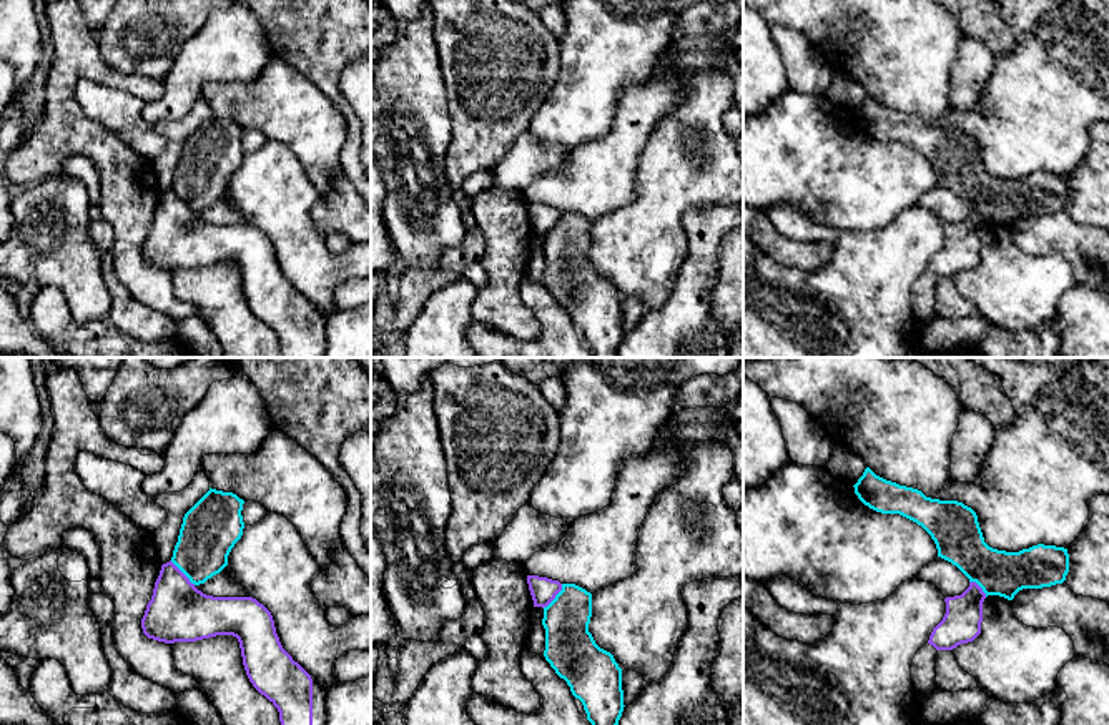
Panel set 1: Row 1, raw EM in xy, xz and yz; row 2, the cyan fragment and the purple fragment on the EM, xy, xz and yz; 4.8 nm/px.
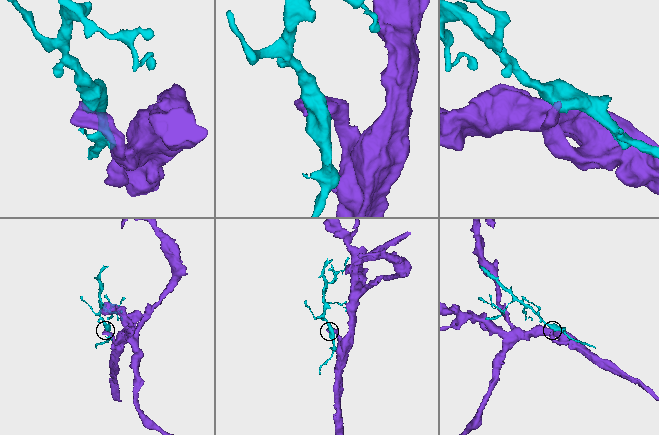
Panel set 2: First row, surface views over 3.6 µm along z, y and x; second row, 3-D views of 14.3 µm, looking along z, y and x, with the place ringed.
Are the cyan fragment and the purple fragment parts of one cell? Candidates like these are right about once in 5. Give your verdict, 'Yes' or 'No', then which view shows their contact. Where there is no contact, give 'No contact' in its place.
No. Touches cyan in xy

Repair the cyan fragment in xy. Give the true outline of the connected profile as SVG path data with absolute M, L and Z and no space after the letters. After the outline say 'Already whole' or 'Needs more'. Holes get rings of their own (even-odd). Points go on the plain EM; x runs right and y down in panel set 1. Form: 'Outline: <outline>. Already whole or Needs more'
Outline: M209 115L185 141L171 190L191 211L205 211L228 193L244 156L243 131L236 121Z. Already whole

